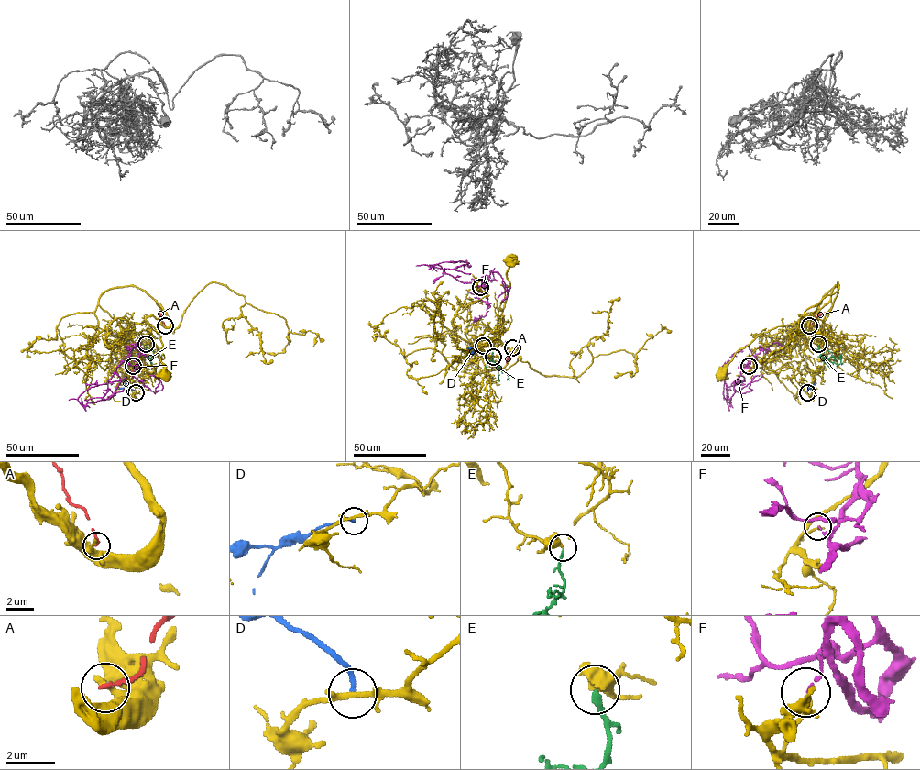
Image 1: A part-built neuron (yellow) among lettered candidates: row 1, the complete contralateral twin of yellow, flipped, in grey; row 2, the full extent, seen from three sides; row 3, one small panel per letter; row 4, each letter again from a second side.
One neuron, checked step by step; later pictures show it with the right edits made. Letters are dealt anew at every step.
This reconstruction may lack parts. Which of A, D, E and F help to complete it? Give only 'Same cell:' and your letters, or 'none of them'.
Same cell: E

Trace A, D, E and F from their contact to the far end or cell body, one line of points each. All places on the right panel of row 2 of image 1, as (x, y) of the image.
A: (809, 325), (824, 312)
D: (807, 392), (815, 382), (813, 377)
E: (818, 345), (821, 356), (827, 358), (839, 357), (841, 365)
F: (749, 366), (740, 372), (743, 381), (726, 388), (728, 405), (723, 397), (722, 373), (728, 361)

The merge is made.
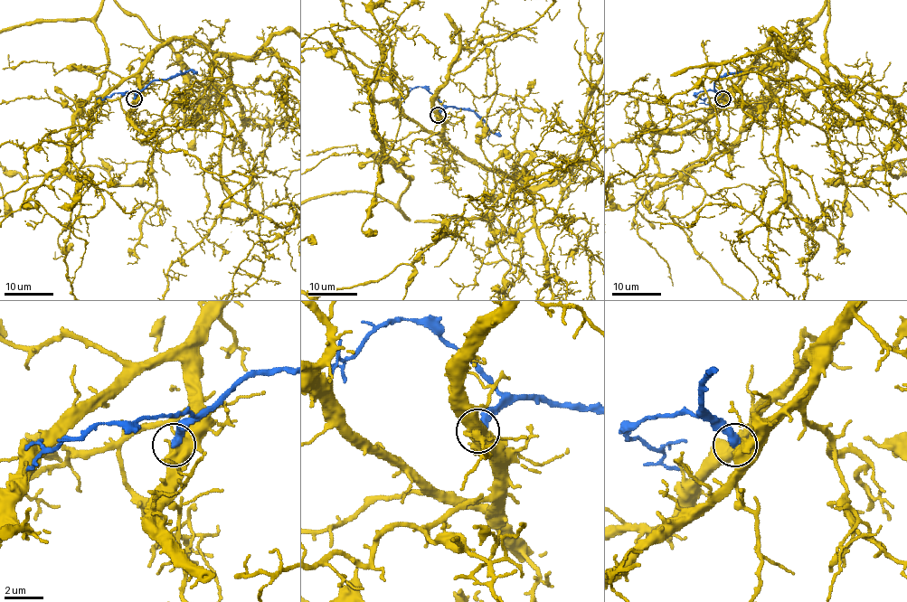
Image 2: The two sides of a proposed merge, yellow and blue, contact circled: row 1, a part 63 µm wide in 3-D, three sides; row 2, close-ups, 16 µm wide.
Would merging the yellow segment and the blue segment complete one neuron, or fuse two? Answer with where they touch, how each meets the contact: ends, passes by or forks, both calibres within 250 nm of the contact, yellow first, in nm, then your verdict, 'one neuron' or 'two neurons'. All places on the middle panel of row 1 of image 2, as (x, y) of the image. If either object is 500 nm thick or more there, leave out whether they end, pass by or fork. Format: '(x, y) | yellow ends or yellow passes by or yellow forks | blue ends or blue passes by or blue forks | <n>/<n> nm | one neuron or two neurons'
(438, 115) | 700/360 nm | two neurons

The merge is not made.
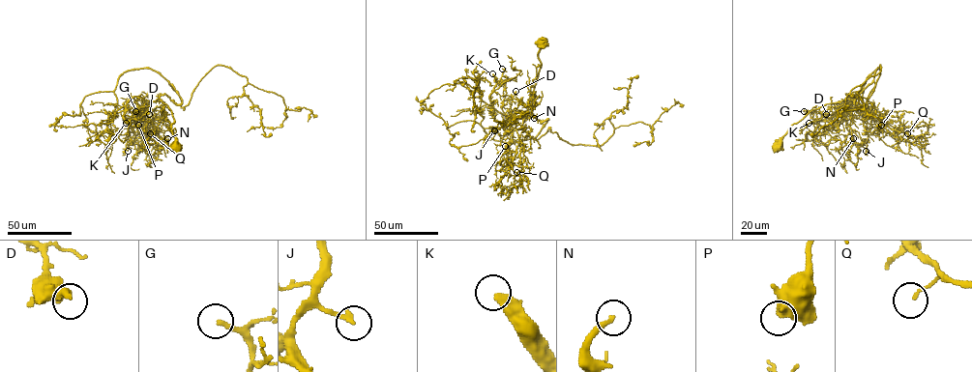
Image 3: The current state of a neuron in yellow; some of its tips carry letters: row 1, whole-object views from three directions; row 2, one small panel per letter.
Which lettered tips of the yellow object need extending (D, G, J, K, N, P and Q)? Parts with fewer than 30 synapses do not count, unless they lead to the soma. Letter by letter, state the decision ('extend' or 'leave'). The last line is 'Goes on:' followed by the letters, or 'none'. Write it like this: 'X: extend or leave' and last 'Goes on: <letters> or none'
D: leave
G: leave
J: extend
K: extend
N: leave
P: leave
Q: leave
Goes on: J, K

